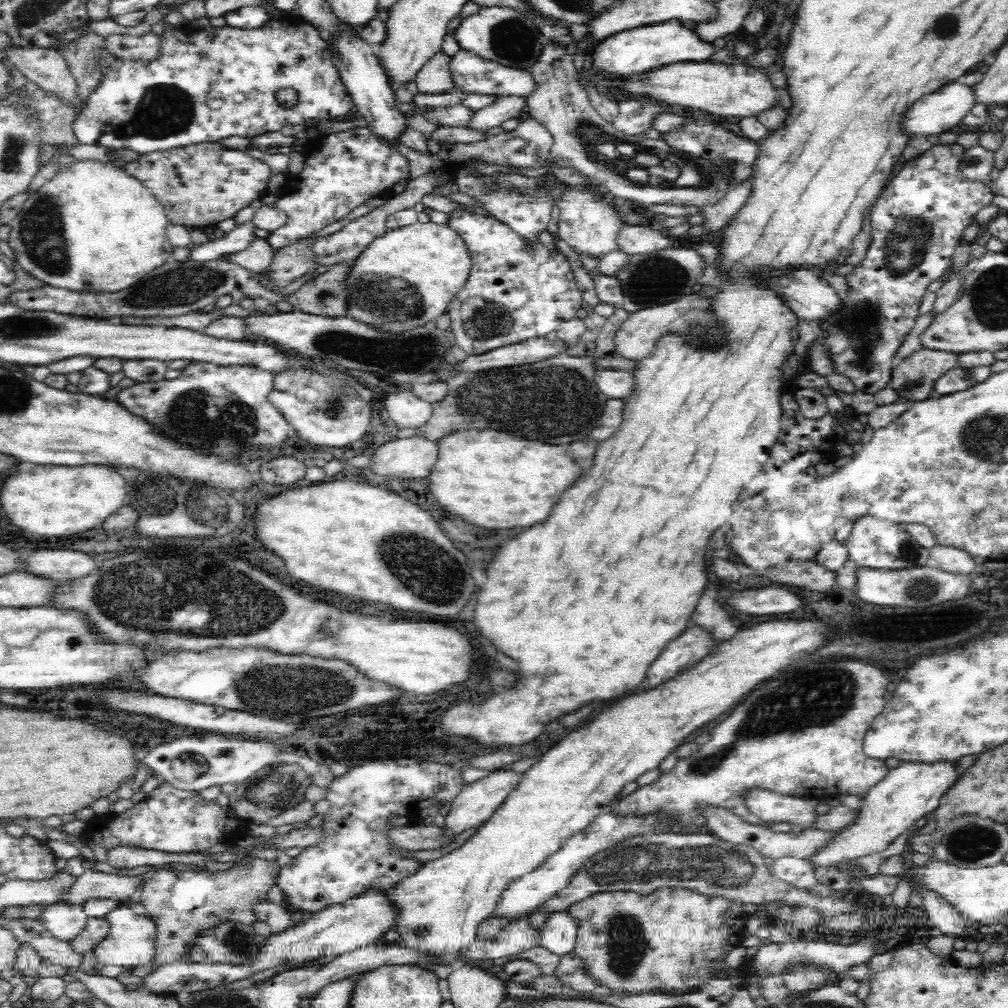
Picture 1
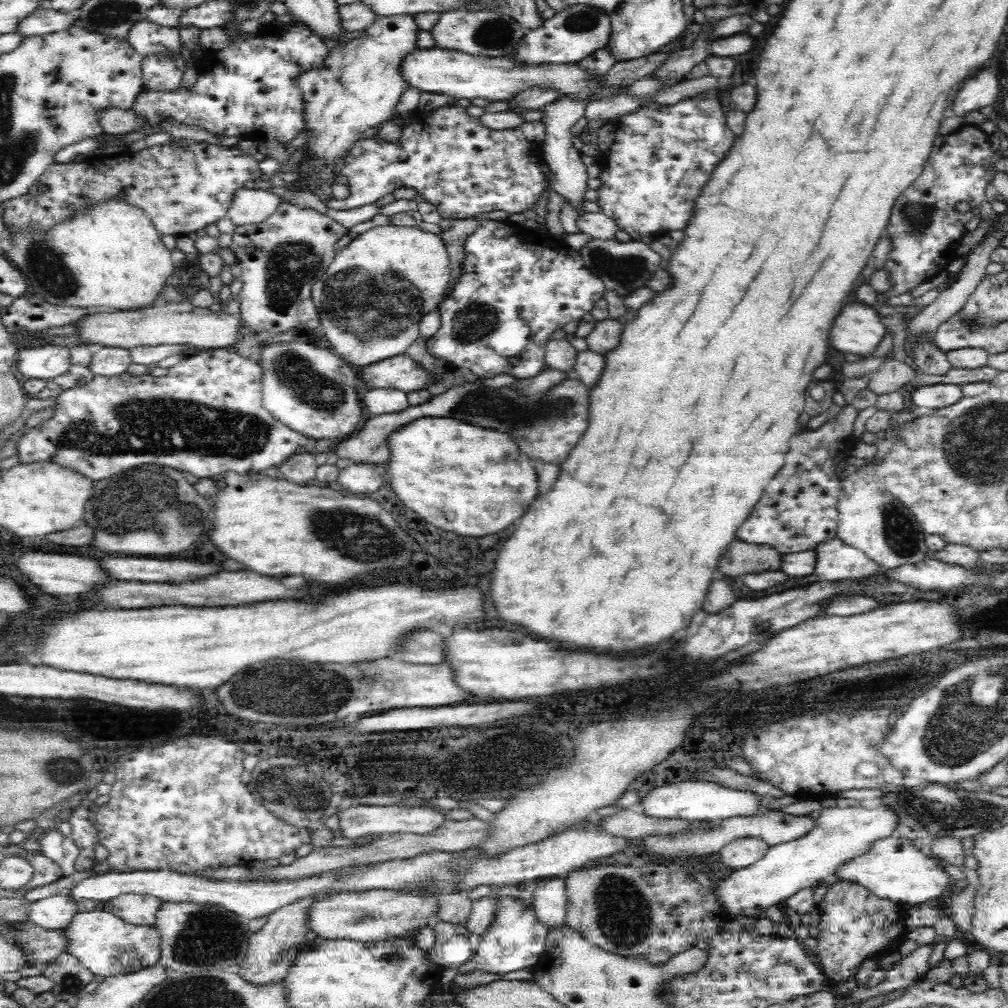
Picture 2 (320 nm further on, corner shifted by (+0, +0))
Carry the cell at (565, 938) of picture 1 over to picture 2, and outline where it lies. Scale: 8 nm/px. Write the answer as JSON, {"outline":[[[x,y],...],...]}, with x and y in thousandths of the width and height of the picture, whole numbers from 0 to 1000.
{"outline":[[[539,872],[528,880],[528,898],[533,914],[546,925],[556,923],[562,917],[563,889],[560,872]]]}

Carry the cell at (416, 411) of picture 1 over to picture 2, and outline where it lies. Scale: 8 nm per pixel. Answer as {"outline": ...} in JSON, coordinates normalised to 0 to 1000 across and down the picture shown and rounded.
{"outline":[[[370,385],[360,393],[359,399],[367,411],[383,412],[403,407],[407,400],[403,395],[403,389],[394,385]]]}

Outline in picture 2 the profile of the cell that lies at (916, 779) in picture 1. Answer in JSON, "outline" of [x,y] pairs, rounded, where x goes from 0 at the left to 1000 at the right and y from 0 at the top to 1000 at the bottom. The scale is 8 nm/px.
{"outline":[[[877,797],[871,802],[815,802],[813,811],[807,813],[807,820],[798,829],[763,840],[754,853],[744,859],[729,862],[724,869],[711,875],[708,883],[722,909],[750,909],[755,903],[783,892],[792,883],[813,878],[814,873],[832,865],[843,853],[861,847],[867,835],[888,827],[891,817],[893,807]]]}

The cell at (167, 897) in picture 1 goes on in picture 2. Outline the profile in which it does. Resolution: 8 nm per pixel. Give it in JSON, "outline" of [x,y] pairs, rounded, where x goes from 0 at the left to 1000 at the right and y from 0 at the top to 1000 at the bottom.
{"outline":[[[125,887],[107,893],[102,902],[115,906],[129,917],[151,919],[155,918],[155,909],[161,897],[161,893],[155,889]]]}

